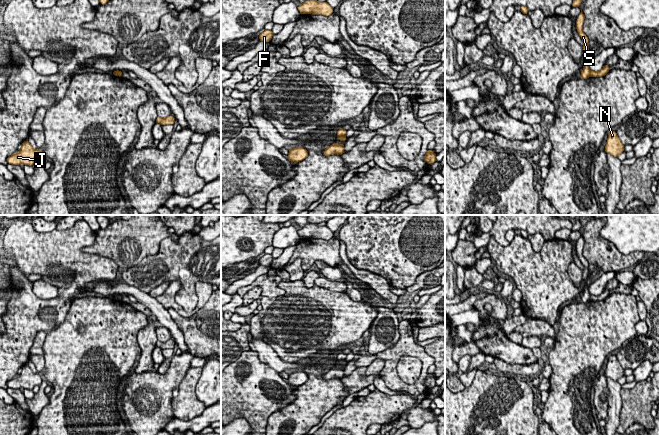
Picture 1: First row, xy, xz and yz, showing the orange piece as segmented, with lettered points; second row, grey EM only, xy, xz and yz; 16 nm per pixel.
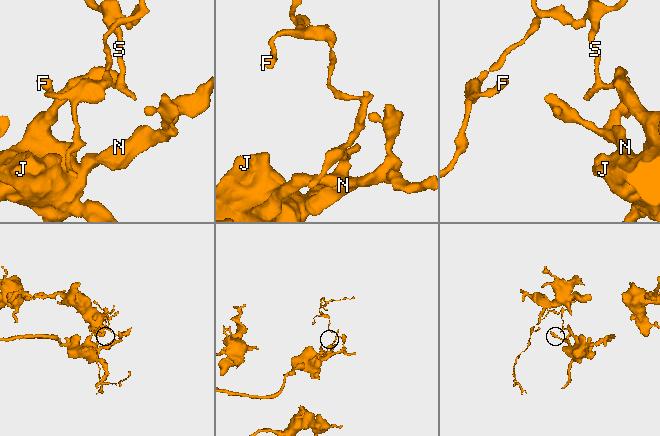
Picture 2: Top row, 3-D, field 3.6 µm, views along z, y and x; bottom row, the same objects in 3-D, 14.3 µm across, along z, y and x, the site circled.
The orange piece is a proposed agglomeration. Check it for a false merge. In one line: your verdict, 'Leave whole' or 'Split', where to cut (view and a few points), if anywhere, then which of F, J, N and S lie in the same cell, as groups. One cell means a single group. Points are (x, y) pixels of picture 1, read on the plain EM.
Split. Split along yz (589, 295), (590, 299). Groups: F S / J N

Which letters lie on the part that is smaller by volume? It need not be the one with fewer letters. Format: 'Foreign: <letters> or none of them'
Foreign: F, S

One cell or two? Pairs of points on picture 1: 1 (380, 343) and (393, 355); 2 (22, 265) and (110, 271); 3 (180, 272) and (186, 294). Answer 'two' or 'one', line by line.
1: two
2: one
3: one

